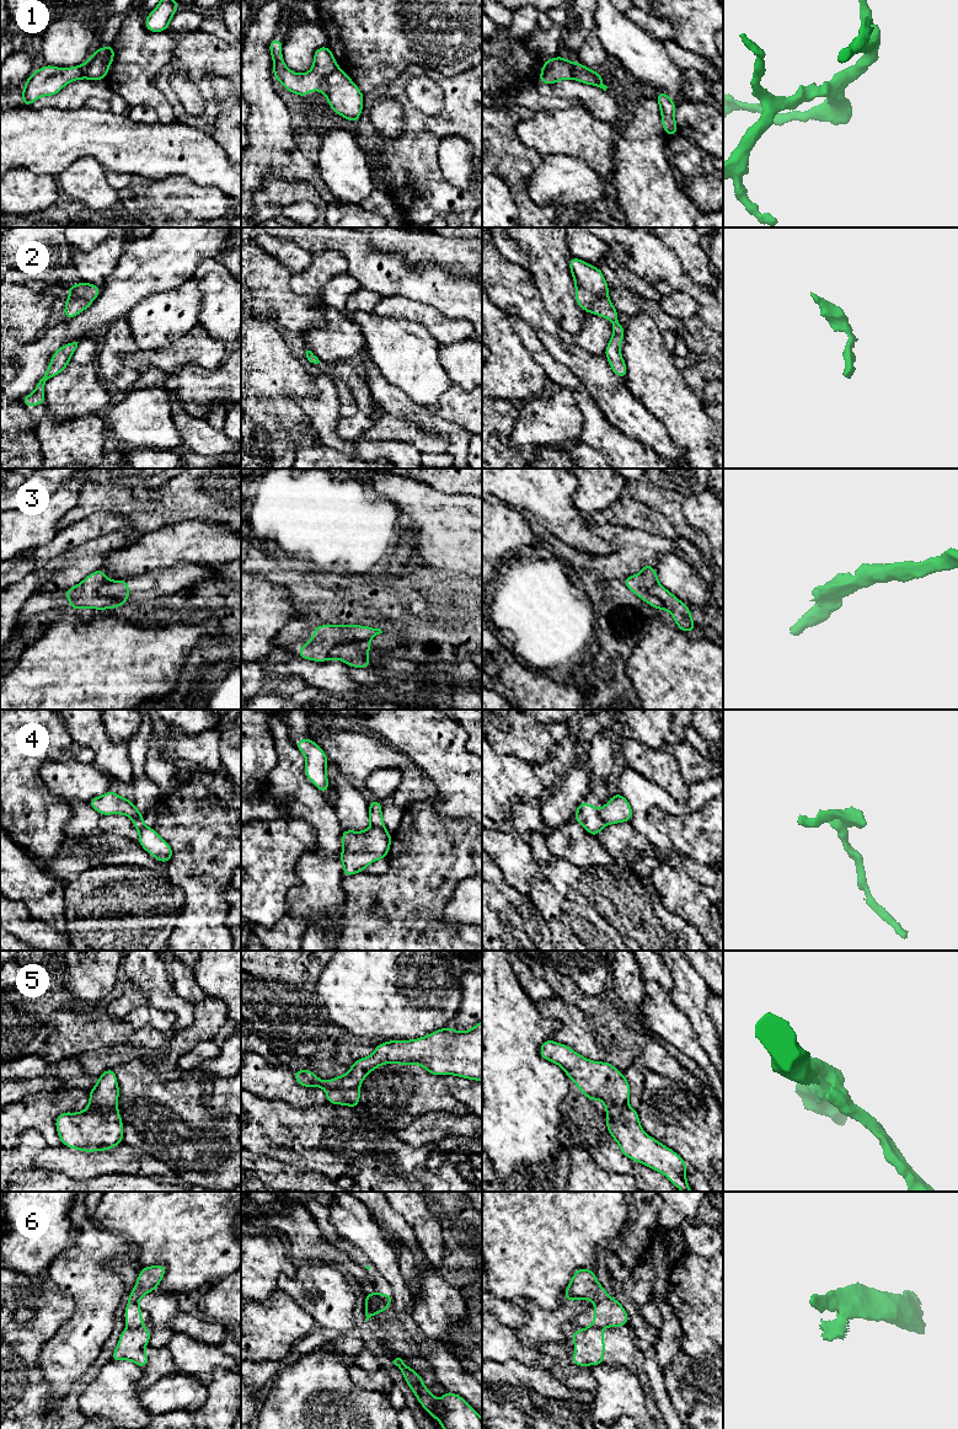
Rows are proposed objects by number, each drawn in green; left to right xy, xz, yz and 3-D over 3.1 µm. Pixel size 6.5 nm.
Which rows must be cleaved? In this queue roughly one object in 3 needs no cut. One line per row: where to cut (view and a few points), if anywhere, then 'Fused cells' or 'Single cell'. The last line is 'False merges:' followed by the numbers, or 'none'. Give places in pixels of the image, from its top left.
1: Split along xz (338, 68), (326, 78), (322, 90). Fused cells
2: No split. Single cell
3: Split along xz (368, 640), (346, 640), (338, 643), (326, 659). Fused cells
4: Split along yz (598, 811), (606, 824). Fused cells
5: Split along xz (316, 1080), (324, 1085), (358, 1087). Fused cells
6: Split along yz (592, 1326), (601, 1328). Fused cells
False merges: 1, 3, 4, 5, 6

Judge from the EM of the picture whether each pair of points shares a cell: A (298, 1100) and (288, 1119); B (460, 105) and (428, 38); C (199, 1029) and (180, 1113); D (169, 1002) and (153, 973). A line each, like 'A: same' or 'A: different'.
A: different
B: different
C: different
D: same

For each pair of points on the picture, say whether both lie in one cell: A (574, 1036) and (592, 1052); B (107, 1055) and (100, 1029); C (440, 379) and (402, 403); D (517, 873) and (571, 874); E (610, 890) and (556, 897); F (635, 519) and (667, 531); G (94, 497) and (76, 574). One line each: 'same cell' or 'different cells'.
A: same cell
B: different cells
C: different cells
D: different cells
E: same cell
F: same cell
G: different cells

